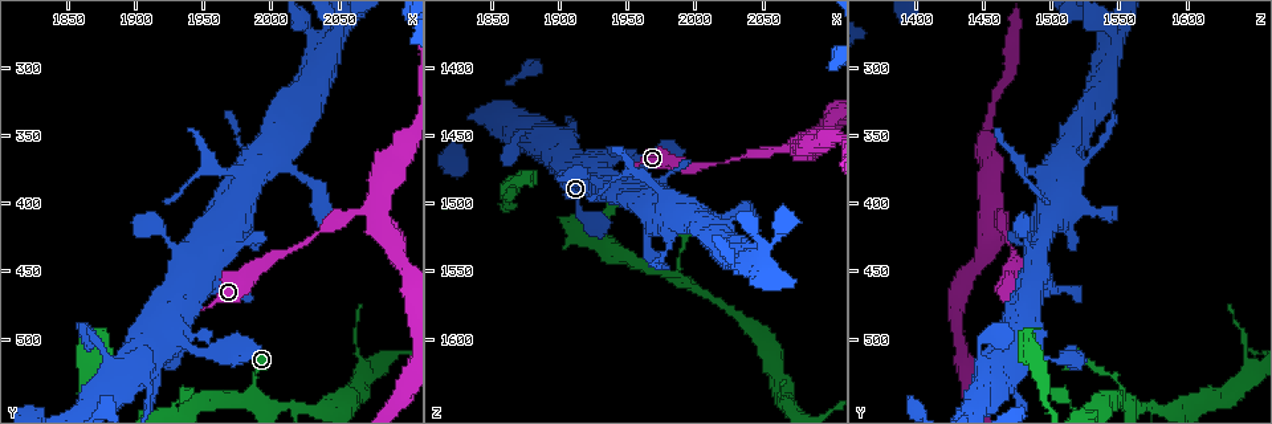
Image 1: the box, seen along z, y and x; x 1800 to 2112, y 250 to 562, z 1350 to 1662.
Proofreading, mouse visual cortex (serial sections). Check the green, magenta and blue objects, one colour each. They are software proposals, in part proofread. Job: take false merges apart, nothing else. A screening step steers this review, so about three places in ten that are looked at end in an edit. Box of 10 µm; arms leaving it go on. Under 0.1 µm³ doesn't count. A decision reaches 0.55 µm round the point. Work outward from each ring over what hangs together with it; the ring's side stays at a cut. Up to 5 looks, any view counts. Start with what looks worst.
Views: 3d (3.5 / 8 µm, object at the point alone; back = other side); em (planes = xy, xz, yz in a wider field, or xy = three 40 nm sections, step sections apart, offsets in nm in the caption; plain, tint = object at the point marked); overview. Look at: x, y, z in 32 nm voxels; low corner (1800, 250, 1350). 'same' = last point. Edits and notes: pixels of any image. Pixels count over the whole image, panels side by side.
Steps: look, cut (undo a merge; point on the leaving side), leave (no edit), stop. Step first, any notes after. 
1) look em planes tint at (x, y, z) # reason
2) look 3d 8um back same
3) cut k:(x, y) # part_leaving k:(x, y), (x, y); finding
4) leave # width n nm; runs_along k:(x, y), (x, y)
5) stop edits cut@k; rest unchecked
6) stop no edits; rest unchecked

look 3d 3.5um back at (1986, 542, 1554) # narrows sharply

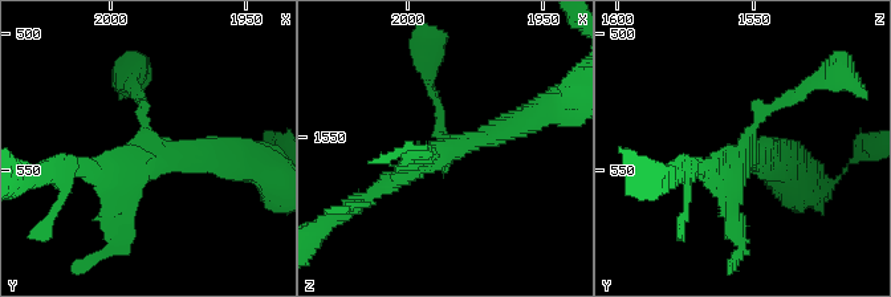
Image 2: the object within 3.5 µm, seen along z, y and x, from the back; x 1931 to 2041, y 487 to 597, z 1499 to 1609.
look em xy step 2 tint at (1985, 542, 1552)

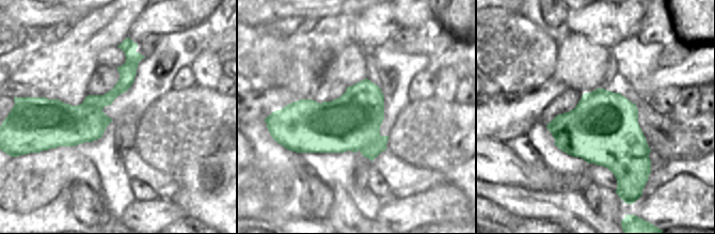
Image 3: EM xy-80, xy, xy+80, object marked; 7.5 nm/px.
leave # runs_along 3:(132, 46), (126, 80), (54, 144); one cell here

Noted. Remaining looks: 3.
look 3d 3.5um at (2050, 274, 1544) # thin neck

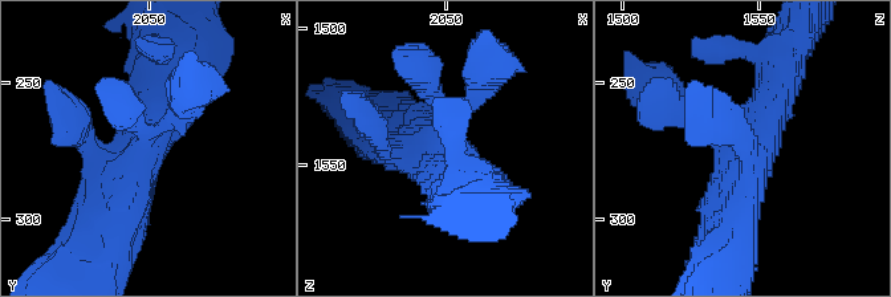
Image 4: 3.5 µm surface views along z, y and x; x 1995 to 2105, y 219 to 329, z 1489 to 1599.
look em xy step 2 tint at (2051, 273, 1545)

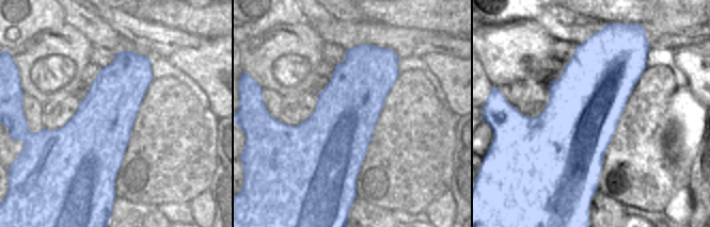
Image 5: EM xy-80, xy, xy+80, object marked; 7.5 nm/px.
leave # runs_along 4:(114, 223), (151, 130), (188, 109); one cell here

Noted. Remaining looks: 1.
stop no edits; rest unchecked

